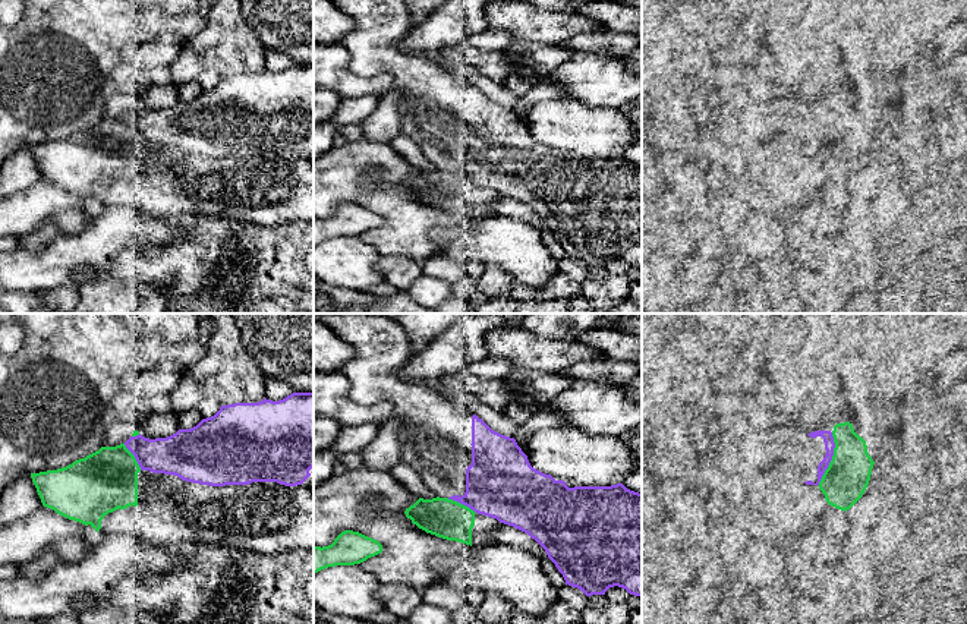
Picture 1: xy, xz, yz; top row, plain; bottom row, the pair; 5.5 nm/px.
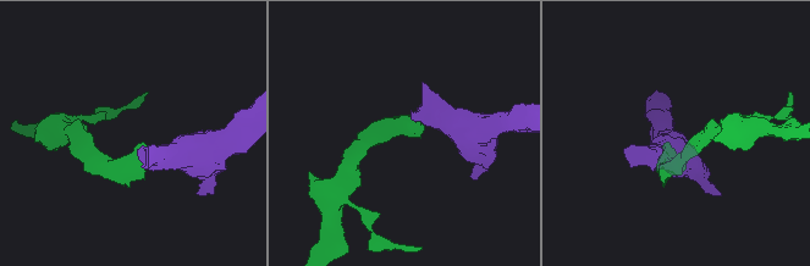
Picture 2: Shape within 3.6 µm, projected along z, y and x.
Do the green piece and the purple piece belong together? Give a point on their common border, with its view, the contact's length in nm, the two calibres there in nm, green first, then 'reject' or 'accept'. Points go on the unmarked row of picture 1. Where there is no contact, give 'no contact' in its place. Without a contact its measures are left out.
meets green in yz at (832, 131); contact 300 nm long; 240 nm thick on the green side, 60 nm on the other; reject

